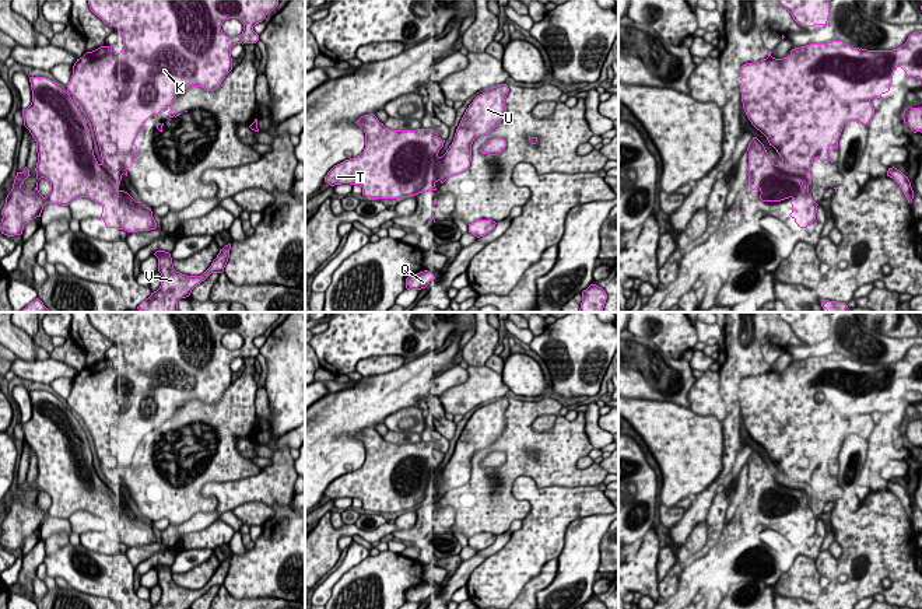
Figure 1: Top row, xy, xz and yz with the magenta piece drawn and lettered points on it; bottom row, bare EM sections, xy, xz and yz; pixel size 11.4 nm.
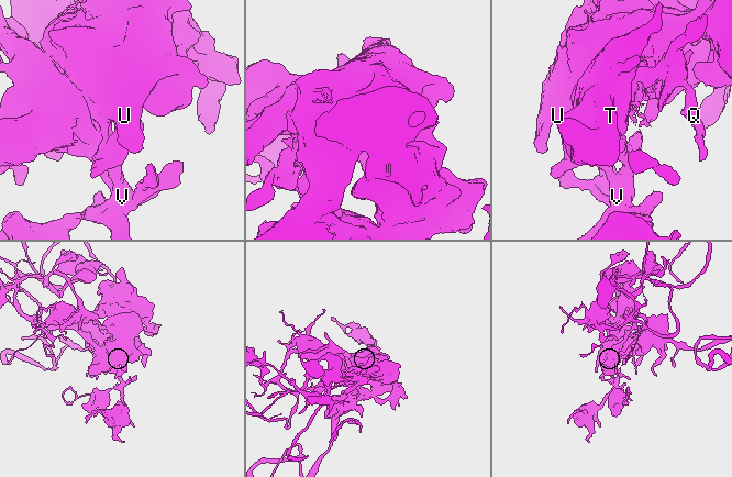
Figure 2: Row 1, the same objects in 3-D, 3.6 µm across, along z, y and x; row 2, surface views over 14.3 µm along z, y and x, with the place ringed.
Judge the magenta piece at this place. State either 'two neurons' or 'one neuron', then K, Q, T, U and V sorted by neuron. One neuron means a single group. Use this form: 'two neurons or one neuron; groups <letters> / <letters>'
two neurons; groups K Q U / T V

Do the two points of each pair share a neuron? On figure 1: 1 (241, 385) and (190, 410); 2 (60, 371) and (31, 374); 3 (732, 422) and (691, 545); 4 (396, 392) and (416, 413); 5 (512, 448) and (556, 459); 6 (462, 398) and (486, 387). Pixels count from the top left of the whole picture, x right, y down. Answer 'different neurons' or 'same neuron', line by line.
1: same neuron
2: same neuron
3: different neurons
4: different neurons
5: same neuron
6: same neuron

